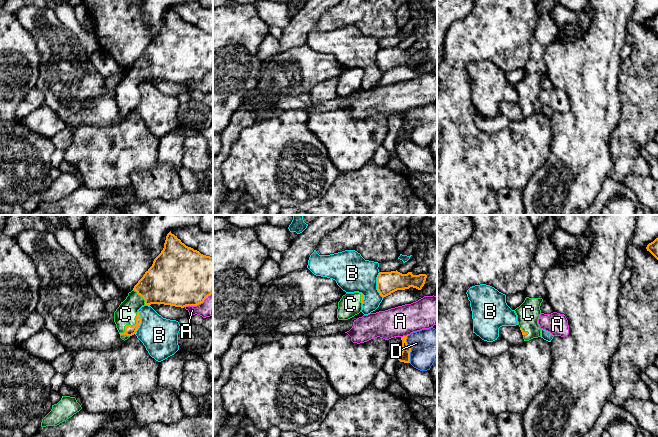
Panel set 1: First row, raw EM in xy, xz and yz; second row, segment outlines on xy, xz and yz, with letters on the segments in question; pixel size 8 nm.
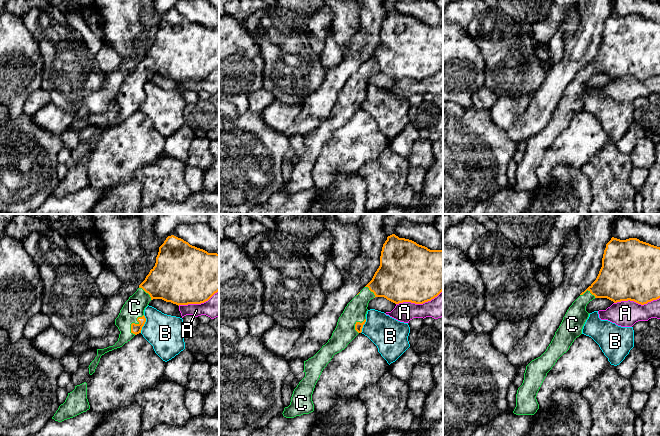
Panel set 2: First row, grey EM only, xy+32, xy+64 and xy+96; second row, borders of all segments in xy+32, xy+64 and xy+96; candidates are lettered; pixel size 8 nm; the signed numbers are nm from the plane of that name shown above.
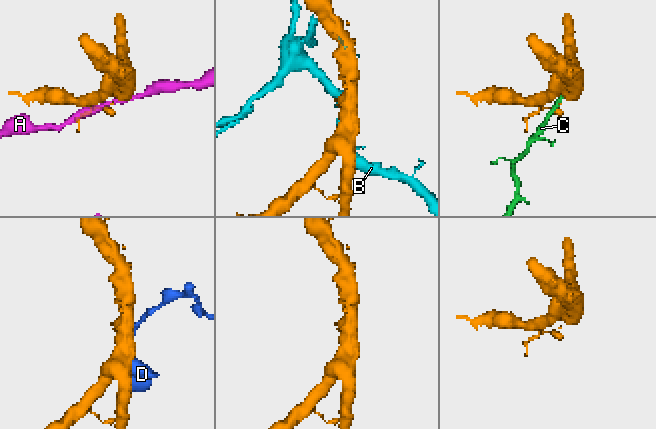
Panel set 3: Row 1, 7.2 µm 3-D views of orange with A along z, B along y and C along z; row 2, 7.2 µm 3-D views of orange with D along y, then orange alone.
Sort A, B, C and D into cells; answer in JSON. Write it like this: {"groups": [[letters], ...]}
{"groups": [["A"], ["B"], ["C"], ["D"]]}

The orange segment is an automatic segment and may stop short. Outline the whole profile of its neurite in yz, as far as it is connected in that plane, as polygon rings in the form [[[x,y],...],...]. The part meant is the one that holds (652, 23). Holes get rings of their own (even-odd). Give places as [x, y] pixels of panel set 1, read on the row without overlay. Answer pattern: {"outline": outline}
{"outline": [[[658,13],[653,18],[649,19],[646,25],[658,36]]]}

